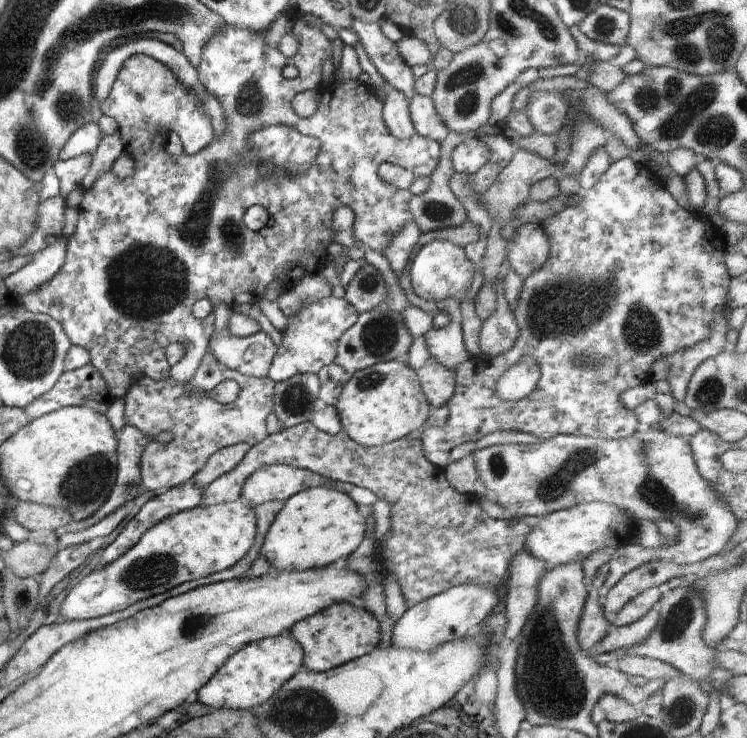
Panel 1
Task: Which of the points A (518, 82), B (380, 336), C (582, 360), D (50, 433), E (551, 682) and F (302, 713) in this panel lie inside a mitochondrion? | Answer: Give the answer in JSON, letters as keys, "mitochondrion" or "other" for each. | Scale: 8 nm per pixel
{"A":"other","B":"mitochondrion","C":"mitochondrion","D":"other","E":"mitochondrion","F":"mitochondrion"}

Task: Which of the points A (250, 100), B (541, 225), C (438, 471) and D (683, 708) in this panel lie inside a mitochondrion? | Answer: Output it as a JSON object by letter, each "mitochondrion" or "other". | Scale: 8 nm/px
{"A":"mitochondrion","B":"other","C":"other","D":"mitochondrion"}

